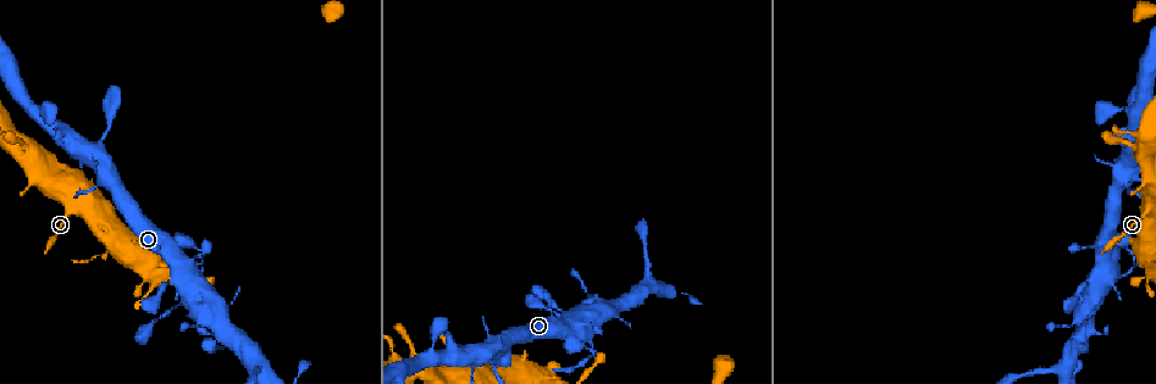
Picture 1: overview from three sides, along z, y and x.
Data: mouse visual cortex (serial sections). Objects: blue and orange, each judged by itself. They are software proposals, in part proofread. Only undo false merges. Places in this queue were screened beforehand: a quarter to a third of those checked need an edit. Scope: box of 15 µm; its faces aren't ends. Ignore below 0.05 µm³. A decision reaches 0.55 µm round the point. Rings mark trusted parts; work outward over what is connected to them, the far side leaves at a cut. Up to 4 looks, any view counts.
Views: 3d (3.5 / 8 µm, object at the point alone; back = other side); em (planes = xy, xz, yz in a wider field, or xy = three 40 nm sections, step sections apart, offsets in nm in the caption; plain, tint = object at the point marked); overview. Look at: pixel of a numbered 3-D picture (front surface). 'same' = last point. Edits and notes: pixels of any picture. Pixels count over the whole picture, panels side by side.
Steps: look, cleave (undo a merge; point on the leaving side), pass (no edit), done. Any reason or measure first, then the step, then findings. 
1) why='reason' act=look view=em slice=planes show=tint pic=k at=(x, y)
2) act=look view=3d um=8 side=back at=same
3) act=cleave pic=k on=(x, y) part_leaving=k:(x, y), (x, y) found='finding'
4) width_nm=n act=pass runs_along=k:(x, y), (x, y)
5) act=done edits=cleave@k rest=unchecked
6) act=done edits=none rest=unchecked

act=look view=3d um=3.5 pic=1 at=(1099, 286)

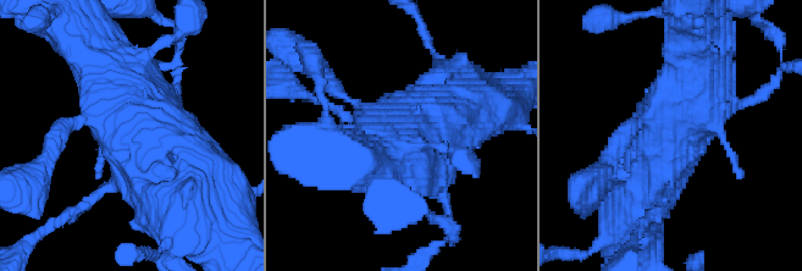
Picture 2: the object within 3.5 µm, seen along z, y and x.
why='now the EM' act=look view=em slice=xy step=5 show=tint pic=2 at=(125, 124)

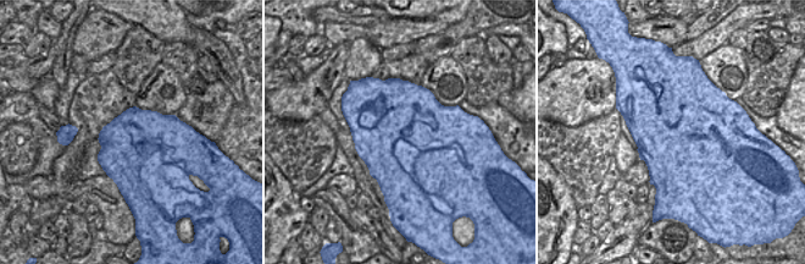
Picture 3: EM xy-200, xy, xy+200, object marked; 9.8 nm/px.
act=pass runs_along=2:(93, 51), (202, 171) found='all the same cell'

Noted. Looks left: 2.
why='arms run side by side' act=look view=3d um=8 pic=1 at=(94, 151)

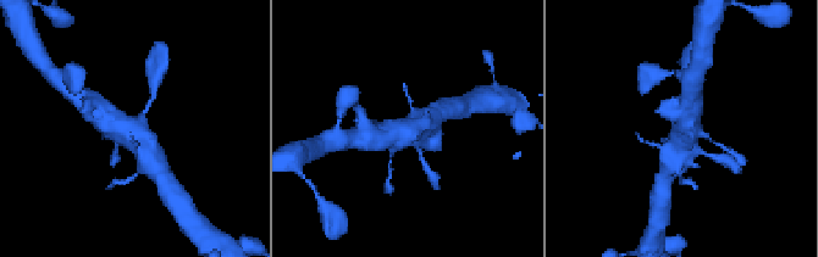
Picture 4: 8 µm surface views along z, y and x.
why='now the EM' act=look view=em slice=xy step=5 show=tint pic=4 at=(139, 125)

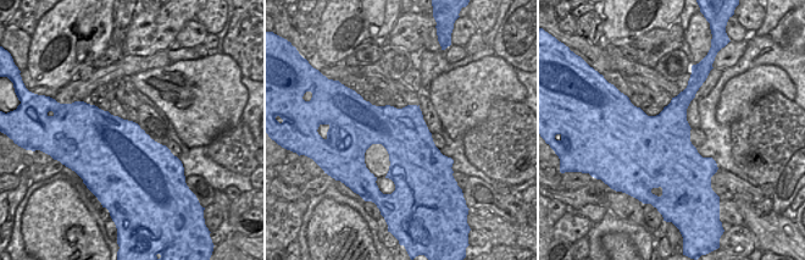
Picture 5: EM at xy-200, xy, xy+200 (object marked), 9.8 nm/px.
act=pass runs_along=4:(150, 155), (141, 127), (106, 111) found='continuous, no second cell'

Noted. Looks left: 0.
act=done edits=none rest=unchecked

